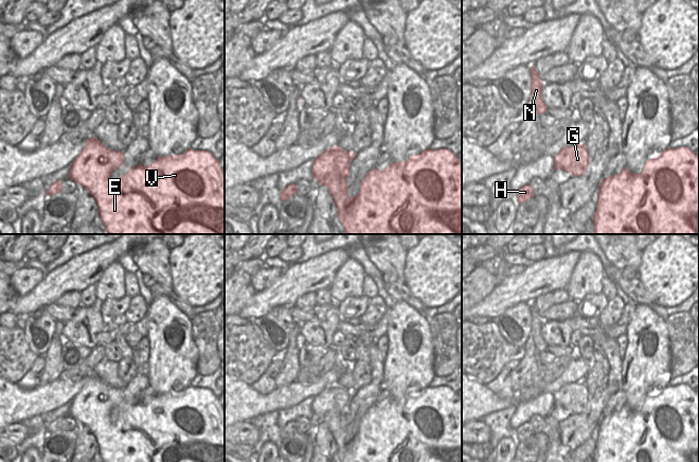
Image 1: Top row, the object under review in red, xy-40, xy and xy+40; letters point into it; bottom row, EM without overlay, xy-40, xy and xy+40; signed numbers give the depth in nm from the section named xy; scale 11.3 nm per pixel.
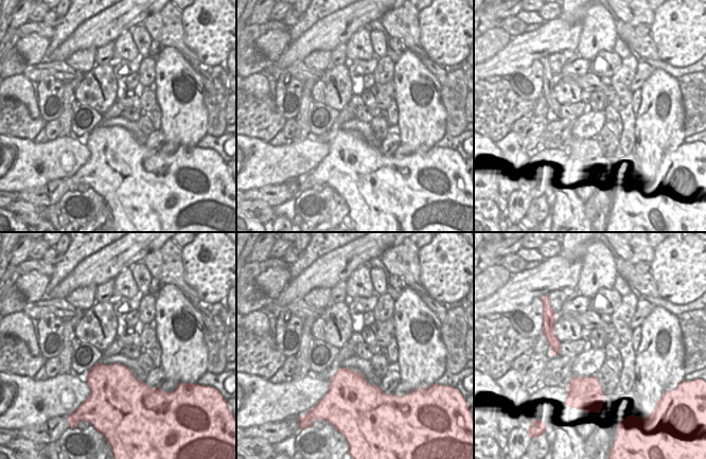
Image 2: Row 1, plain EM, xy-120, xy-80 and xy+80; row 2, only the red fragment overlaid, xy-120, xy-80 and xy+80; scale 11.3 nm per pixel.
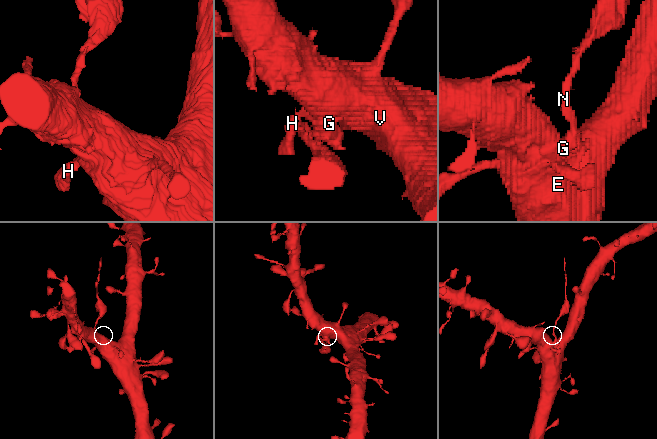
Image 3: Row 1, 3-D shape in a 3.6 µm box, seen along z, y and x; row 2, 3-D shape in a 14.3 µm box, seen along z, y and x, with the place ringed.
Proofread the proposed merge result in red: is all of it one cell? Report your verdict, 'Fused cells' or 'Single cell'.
Fused cells

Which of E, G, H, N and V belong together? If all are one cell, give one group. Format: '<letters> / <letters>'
E H V / G N

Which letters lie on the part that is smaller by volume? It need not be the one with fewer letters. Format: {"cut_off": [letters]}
{"cut_off": ["G", "N"]}

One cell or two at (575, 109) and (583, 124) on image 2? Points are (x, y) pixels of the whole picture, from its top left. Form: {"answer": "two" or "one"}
{"answer": "two"}

